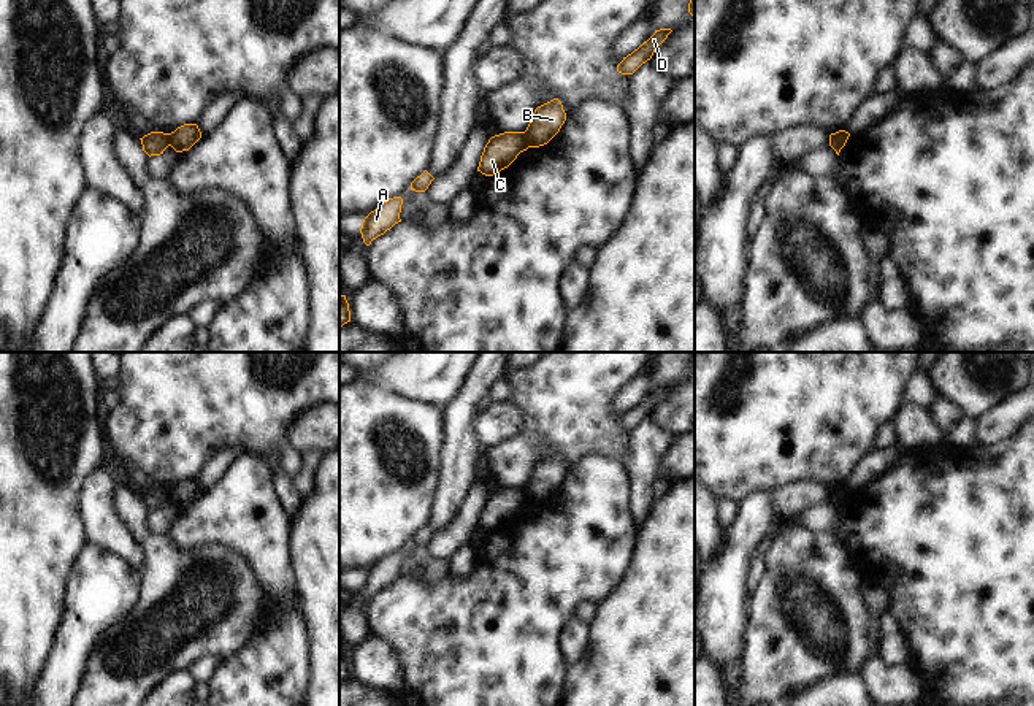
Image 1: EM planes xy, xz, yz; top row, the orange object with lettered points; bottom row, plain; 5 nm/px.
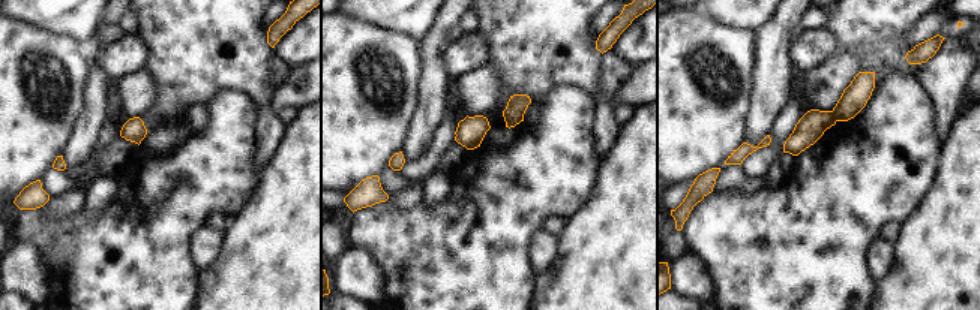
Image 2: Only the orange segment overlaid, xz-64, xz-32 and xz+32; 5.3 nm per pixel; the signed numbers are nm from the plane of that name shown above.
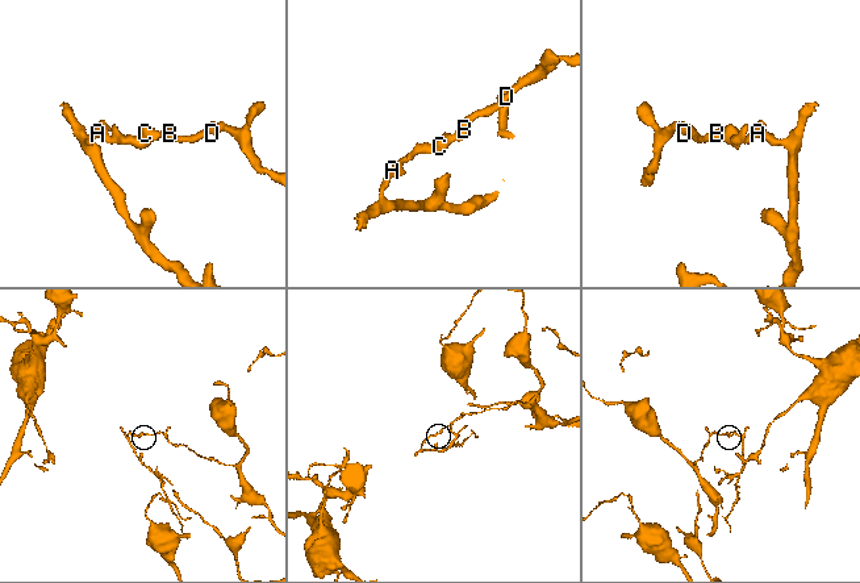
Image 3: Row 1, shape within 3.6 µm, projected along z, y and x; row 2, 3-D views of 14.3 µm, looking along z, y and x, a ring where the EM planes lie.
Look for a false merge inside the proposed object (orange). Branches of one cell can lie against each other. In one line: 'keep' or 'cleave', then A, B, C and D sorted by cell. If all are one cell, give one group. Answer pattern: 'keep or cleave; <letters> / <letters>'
cleave; A C / B D

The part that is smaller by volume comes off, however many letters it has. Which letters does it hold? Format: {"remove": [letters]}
{"remove": ["A", "C"]}

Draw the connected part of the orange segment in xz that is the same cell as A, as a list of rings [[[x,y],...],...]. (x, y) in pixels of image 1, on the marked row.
[[[401,197],[389,198],[363,219],[360,233],[366,246],[370,246],[373,240],[390,230],[395,224],[401,222],[401,205]]]

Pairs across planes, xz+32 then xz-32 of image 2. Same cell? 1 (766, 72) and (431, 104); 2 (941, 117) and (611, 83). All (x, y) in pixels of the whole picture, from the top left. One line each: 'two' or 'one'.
1: one
2: one

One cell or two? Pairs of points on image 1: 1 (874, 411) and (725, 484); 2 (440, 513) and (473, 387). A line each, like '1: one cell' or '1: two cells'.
1: one cell
2: one cell

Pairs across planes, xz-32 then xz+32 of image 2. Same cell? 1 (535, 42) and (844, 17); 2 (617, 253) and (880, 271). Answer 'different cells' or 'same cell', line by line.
1: same cell
2: different cells

